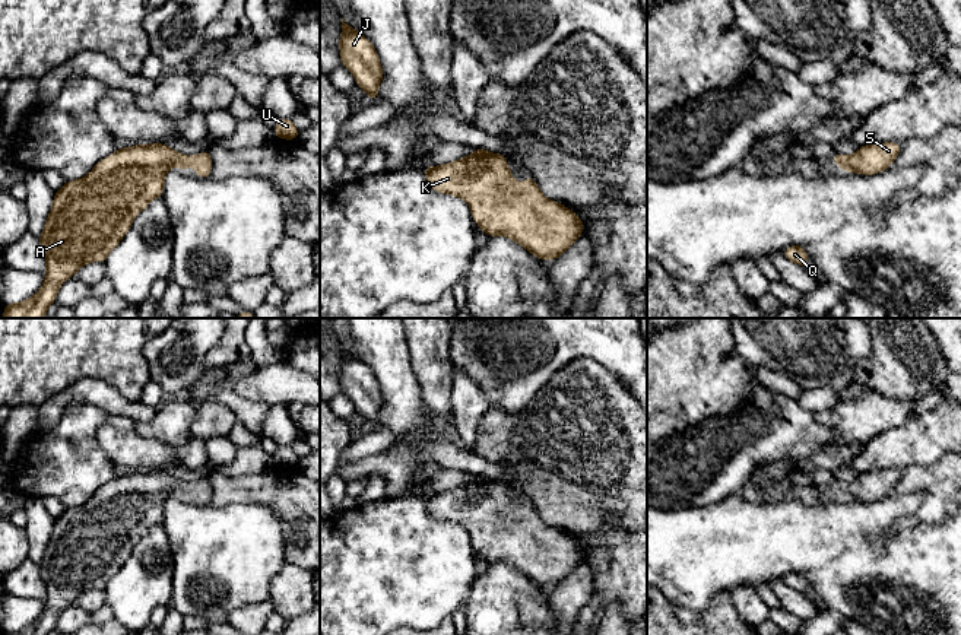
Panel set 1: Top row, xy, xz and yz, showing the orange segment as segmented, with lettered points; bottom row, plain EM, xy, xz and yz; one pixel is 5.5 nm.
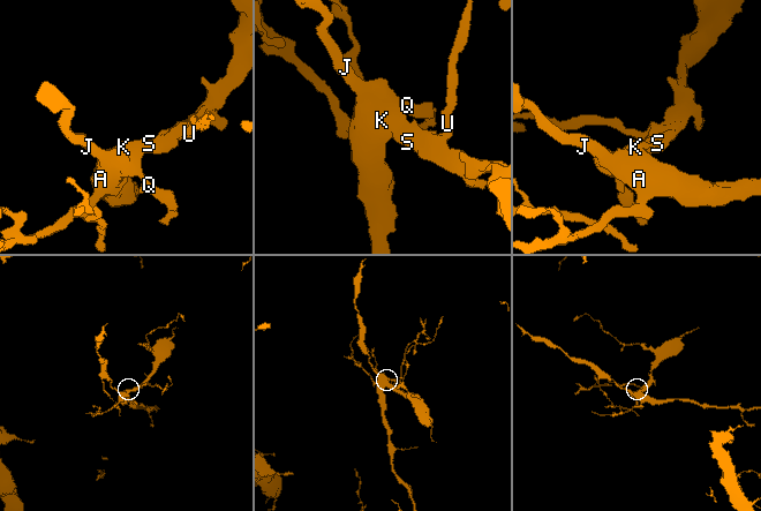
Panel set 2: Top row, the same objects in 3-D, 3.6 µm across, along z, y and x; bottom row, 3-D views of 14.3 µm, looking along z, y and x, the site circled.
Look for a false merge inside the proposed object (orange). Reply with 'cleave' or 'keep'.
keep

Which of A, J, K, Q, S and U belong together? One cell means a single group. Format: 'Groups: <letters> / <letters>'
Groups: A J K Q S U

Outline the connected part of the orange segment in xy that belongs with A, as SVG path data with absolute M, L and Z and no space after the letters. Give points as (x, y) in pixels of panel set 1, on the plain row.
M164 470L136 472L118 474L112 482L101 486L93 496L74 508L66 508L54 520L53 533L39 562L45 584L45 607L41 616L29 626L6 631L4 635L48 635L55 629L60 613L74 603L77 597L92 588L105 590L107 582L129 559L134 544L148 531L164 521L165 502L172 495L196 495L196 504L209 505L212 485L209 477L196 483L181 482Z

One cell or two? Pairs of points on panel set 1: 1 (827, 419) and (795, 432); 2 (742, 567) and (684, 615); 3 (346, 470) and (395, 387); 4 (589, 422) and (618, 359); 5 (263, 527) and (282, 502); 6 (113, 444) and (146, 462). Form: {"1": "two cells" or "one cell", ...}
{"1": "two cells", "2": "two cells", "3": "one cell", "4": "two cells", "5": "two cells", "6": "one cell"}

